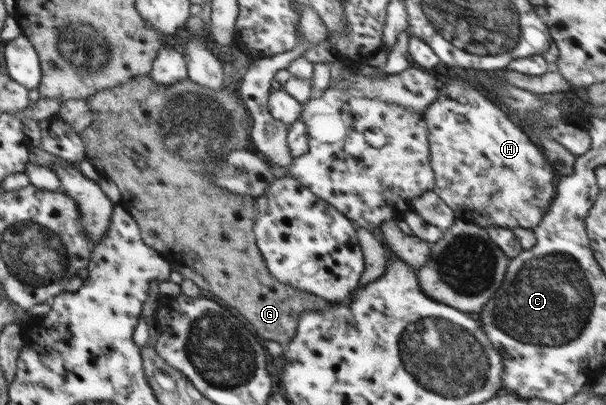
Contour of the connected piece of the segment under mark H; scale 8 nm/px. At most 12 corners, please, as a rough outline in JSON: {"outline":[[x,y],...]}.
{"outline":[[455,75],[423,113],[432,190],[461,220],[532,230],[559,174]]}

